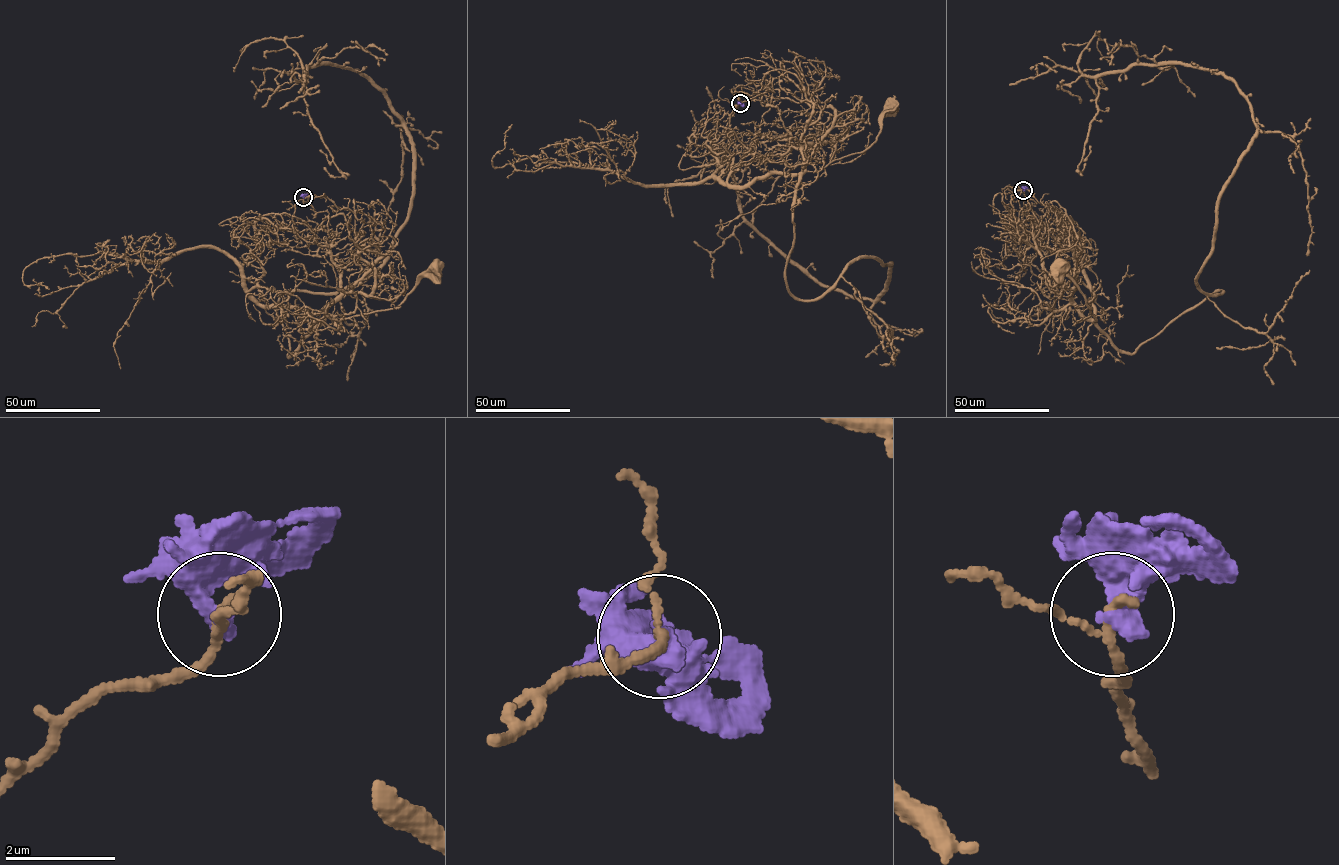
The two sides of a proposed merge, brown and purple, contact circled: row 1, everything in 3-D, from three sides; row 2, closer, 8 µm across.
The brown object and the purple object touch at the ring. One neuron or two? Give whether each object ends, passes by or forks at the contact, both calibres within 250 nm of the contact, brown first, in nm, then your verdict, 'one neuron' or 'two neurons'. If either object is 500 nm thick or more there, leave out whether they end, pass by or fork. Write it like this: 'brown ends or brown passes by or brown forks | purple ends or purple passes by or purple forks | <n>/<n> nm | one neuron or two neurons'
150/550 nm | two neurons

